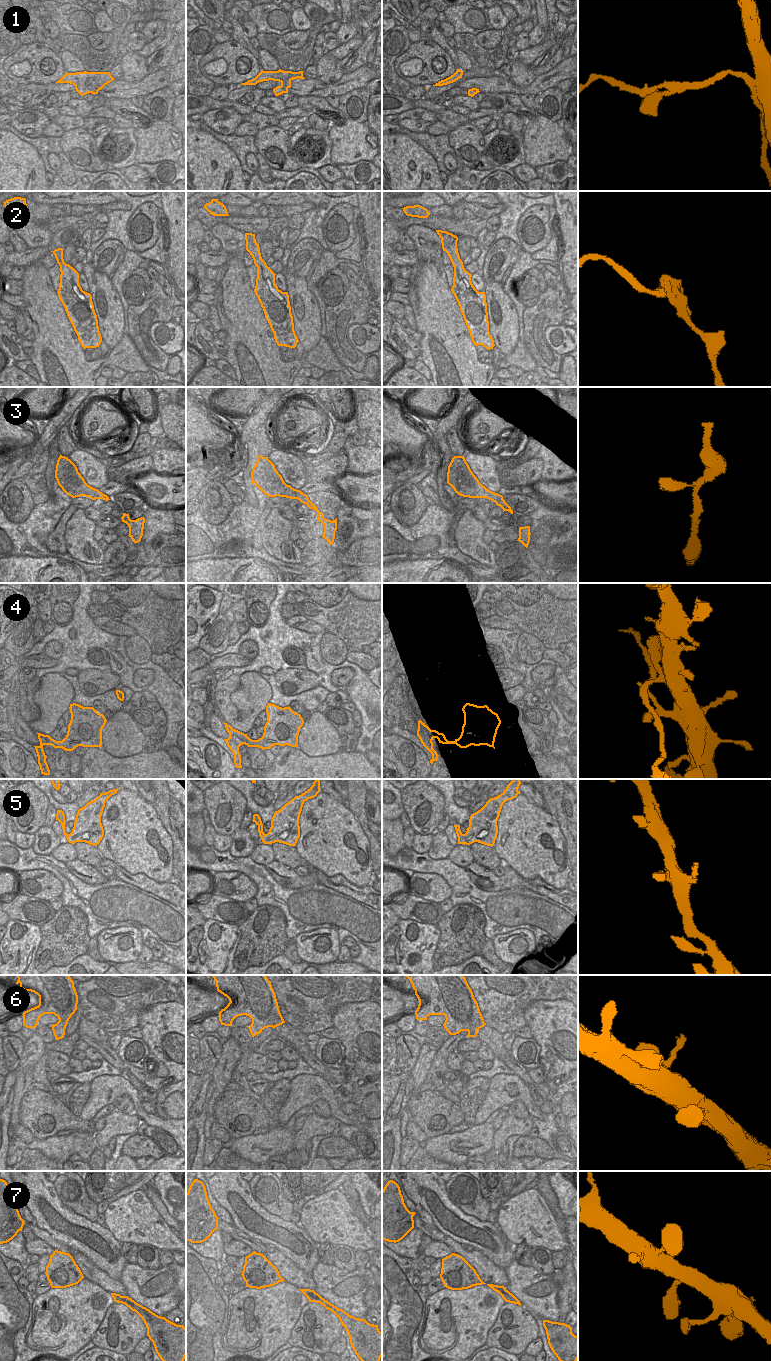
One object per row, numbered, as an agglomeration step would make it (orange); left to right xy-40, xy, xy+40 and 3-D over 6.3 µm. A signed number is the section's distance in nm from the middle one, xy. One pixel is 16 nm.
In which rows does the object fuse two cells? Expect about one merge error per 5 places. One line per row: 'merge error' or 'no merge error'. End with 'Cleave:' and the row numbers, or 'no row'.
1: no merge error
2: no merge error
3: no merge error
4: merge error
5: no merge error
6: no merge error
7: no merge error
Cleave: 4

